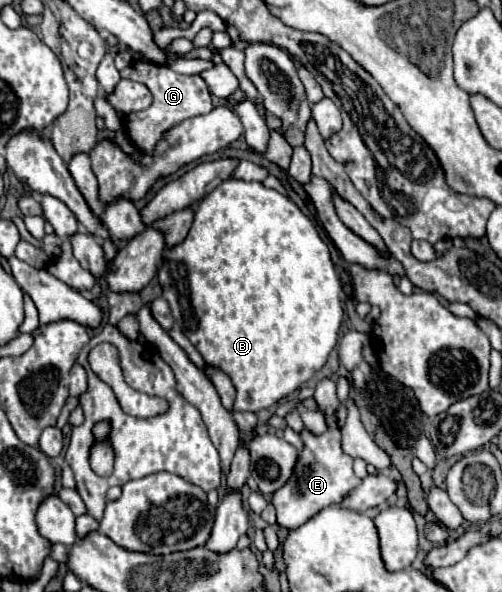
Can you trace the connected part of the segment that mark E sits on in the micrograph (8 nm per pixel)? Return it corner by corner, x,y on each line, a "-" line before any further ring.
303,428
299,432
299,438
303,442
303,448
299,450
297,466
293,468
289,482
273,494
273,506
277,510
277,524
289,530
301,526
325,506
341,504
341,498
345,498
345,494
349,494
353,486
361,484
361,478
357,478
353,472
353,458
345,454
341,448
339,428
327,428
319,436

